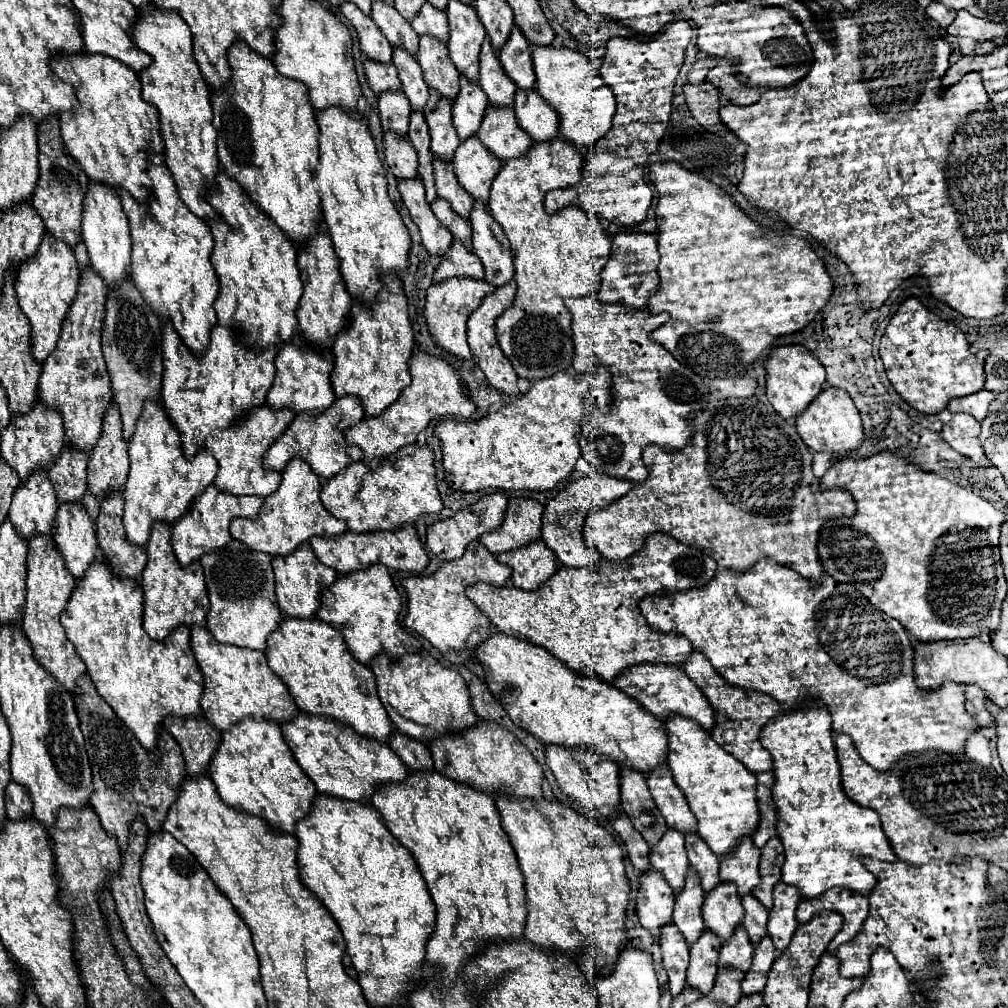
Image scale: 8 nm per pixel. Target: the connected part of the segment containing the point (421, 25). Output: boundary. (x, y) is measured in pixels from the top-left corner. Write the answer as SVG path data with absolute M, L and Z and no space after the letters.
M423 4L423 8L417 12L415 20L411 20L413 30L423 36L423 34L431 34L435 38L439 38L441 42L449 40L449 24L447 24L447 14L439 8L435 8L433 4Z

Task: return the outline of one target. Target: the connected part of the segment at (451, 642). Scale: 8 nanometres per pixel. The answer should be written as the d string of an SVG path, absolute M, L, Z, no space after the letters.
M473 540L459 560L445 562L435 574L403 578L401 584L409 596L405 626L427 638L453 664L475 660L473 650L491 634L491 624L487 622L487 616L467 598L465 590L475 582L507 586L509 576L511 568L497 562L497 558L483 548L479 540Z

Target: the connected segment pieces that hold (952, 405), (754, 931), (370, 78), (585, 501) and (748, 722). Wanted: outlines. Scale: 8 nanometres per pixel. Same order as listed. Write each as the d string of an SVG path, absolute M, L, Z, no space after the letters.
M981 390L975 394L969 394L965 398L953 398L949 402L949 412L951 414L959 414L959 412L967 412L973 418L977 418L979 422L987 416L987 408L991 404L991 400L995 400L995 392L989 390Z
M747 894L741 898L743 908L745 908L745 918L743 918L743 926L751 938L751 944L757 946L763 938L763 934L767 934L767 908L763 908L759 904L759 900L755 900L755 896Z
M365 60L365 74L371 90L377 96L387 90L399 90L397 68L393 64L377 64L375 60Z
M593 474L593 476L583 476L571 484L565 486L553 500L547 502L545 512L543 512L543 526L541 526L541 538L543 542L555 552L557 560L563 566L571 568L587 568L587 566L597 566L601 562L601 556L597 550L587 550L587 542L583 540L583 524L585 516L591 508L603 508L617 498L625 496L633 488L631 482L615 476L605 476L605 474Z
M699 650L691 652L691 660L687 660L687 664L683 666L683 672L701 688L701 692L705 694L705 698L711 702L711 706L715 710L715 726L711 730L711 736L729 754L733 754L737 760L741 760L749 772L759 774L759 772L773 770L771 756L759 742L759 732L761 732L763 724L767 724L767 720L783 714L777 700L773 700L771 696L757 692L757 690L745 690L745 688L731 686L727 680L723 680L719 676L719 672L711 666L711 662Z

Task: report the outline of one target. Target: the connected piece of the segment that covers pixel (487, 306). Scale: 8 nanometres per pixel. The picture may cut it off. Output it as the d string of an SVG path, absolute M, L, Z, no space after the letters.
M515 280L507 282L503 288L495 288L483 302L481 306L471 314L469 322L467 322L467 336L469 336L469 346L471 346L471 352L473 356L479 360L479 368L485 372L489 384L493 384L497 390L505 392L505 394L517 394L519 388L517 388L517 374L511 366L511 362L503 356L501 348L499 348L499 342L495 338L495 320L499 316L499 312L507 310L513 302L513 296L515 296L515 290L517 290L517 284Z

